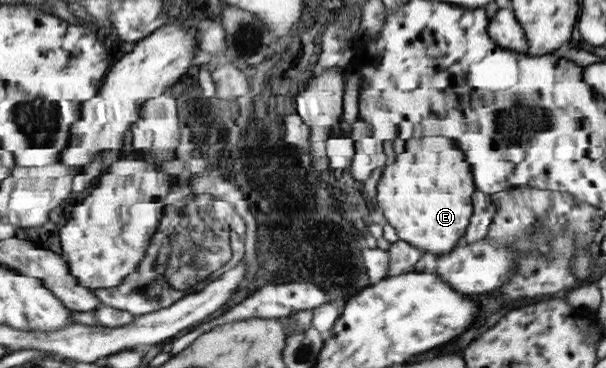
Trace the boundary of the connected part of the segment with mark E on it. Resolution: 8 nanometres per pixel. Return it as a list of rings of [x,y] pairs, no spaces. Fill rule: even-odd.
[[[443,136],[415,138],[406,141],[402,153],[394,156],[391,164],[381,172],[382,177],[378,183],[379,208],[383,210],[387,222],[397,228],[399,238],[434,257],[448,255],[457,249],[469,228],[469,194],[473,192],[471,168],[465,152],[459,150],[453,140]]]

